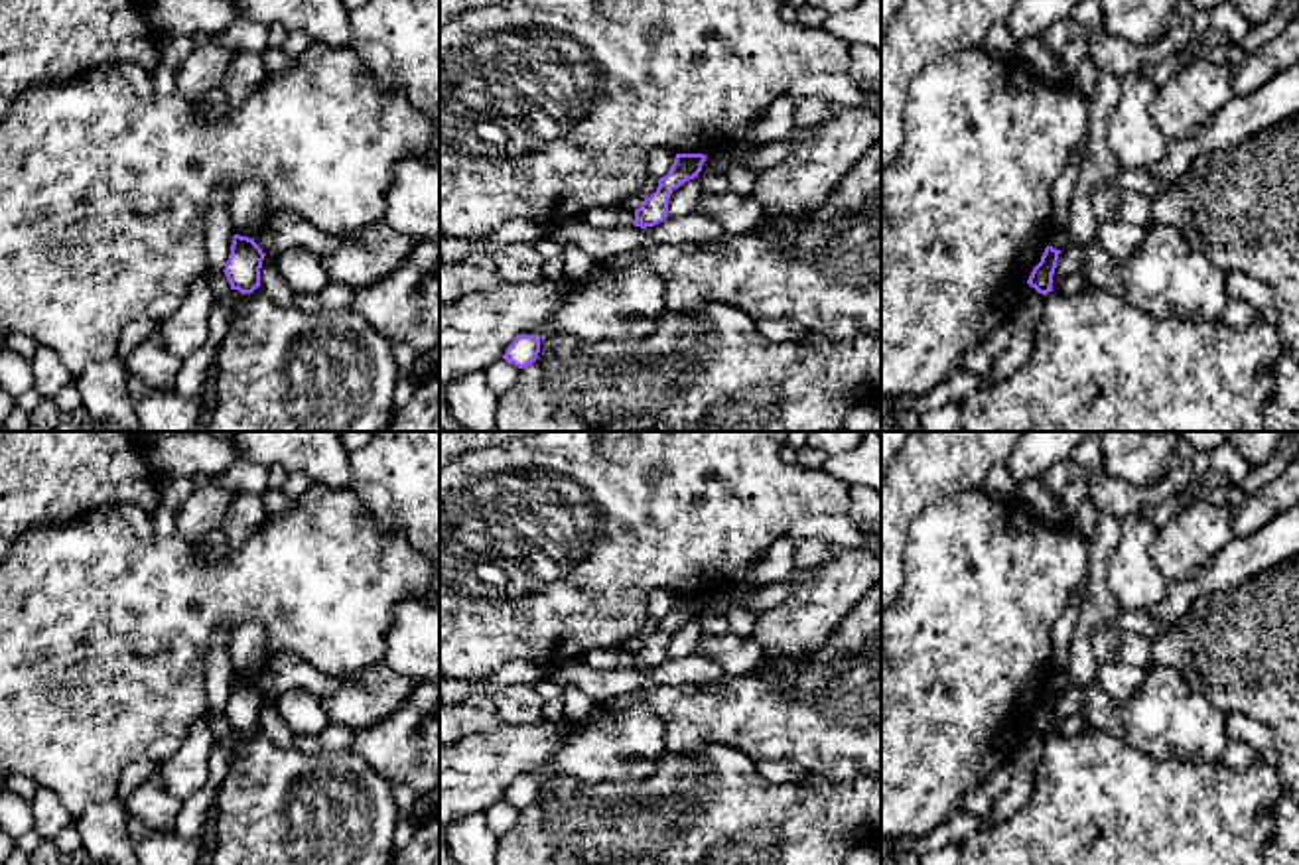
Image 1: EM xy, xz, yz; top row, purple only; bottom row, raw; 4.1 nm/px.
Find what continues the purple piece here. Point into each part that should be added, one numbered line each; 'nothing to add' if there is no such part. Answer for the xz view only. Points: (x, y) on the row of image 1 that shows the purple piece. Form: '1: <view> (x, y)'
nothing to add

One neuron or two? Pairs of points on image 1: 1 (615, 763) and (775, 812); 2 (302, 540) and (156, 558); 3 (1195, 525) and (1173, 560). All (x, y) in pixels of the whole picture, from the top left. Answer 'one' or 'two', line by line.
1: two
2: one
3: one

